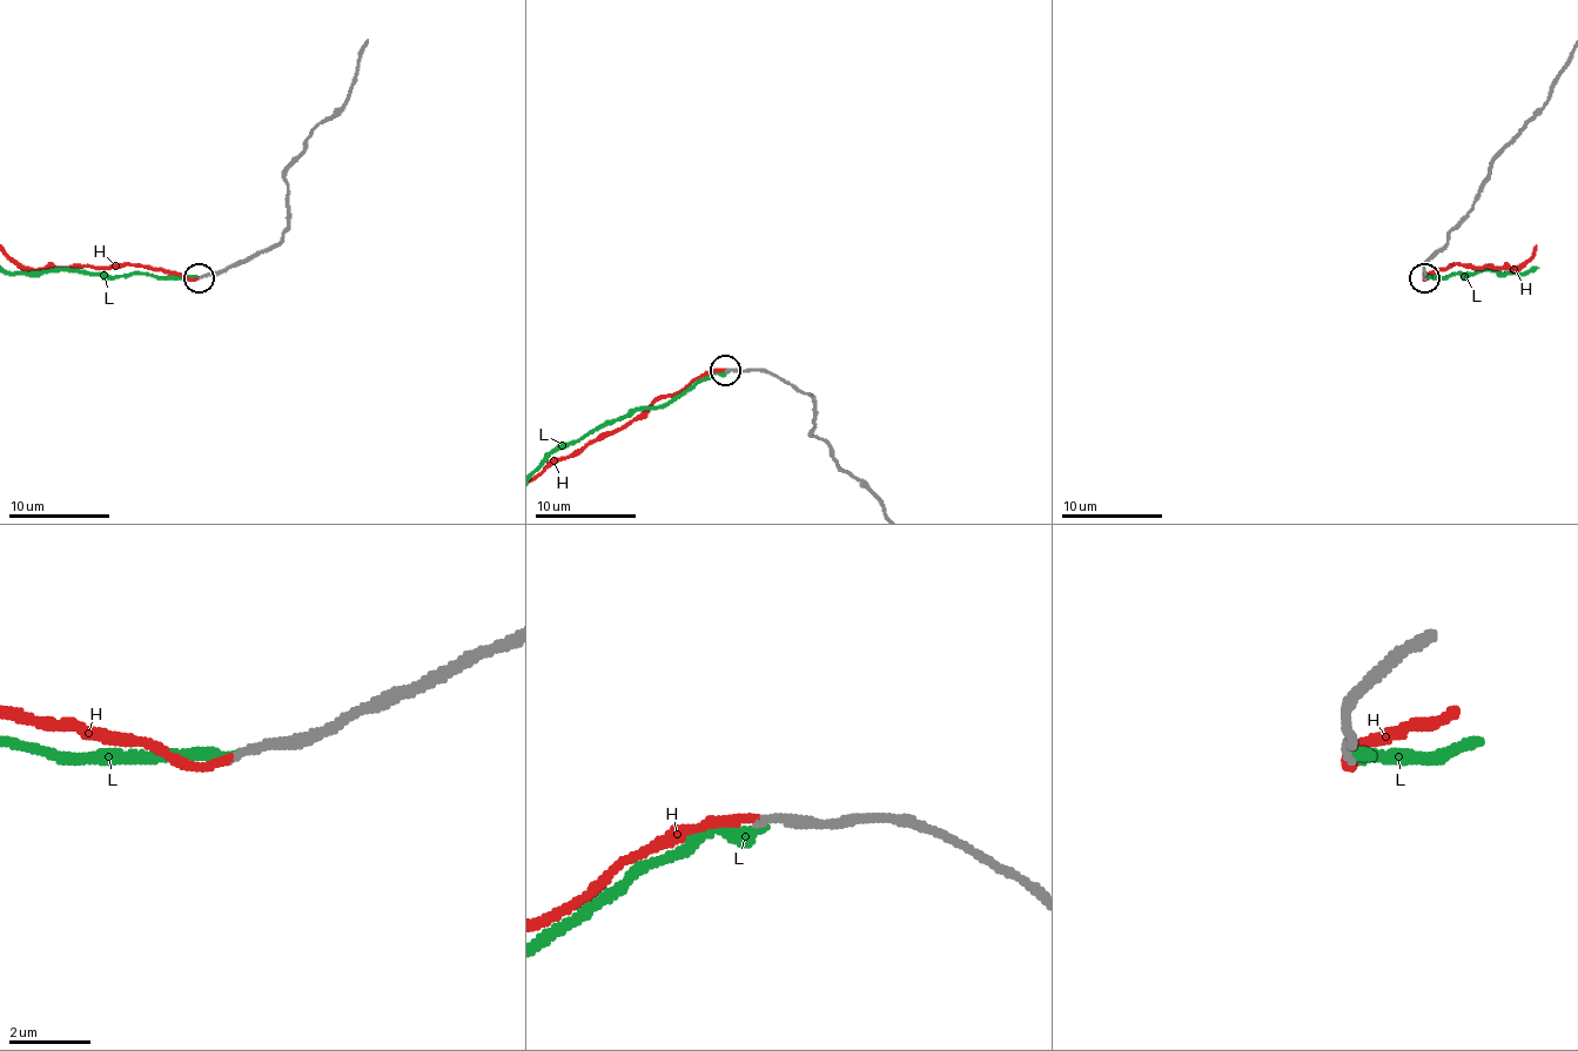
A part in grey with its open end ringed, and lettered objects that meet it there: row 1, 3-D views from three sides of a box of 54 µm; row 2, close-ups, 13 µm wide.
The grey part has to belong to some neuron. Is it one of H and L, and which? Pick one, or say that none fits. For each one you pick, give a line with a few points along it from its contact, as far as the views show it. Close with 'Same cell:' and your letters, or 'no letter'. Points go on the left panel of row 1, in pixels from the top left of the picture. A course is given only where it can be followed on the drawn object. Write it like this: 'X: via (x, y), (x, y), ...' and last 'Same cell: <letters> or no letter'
Same cell: H

